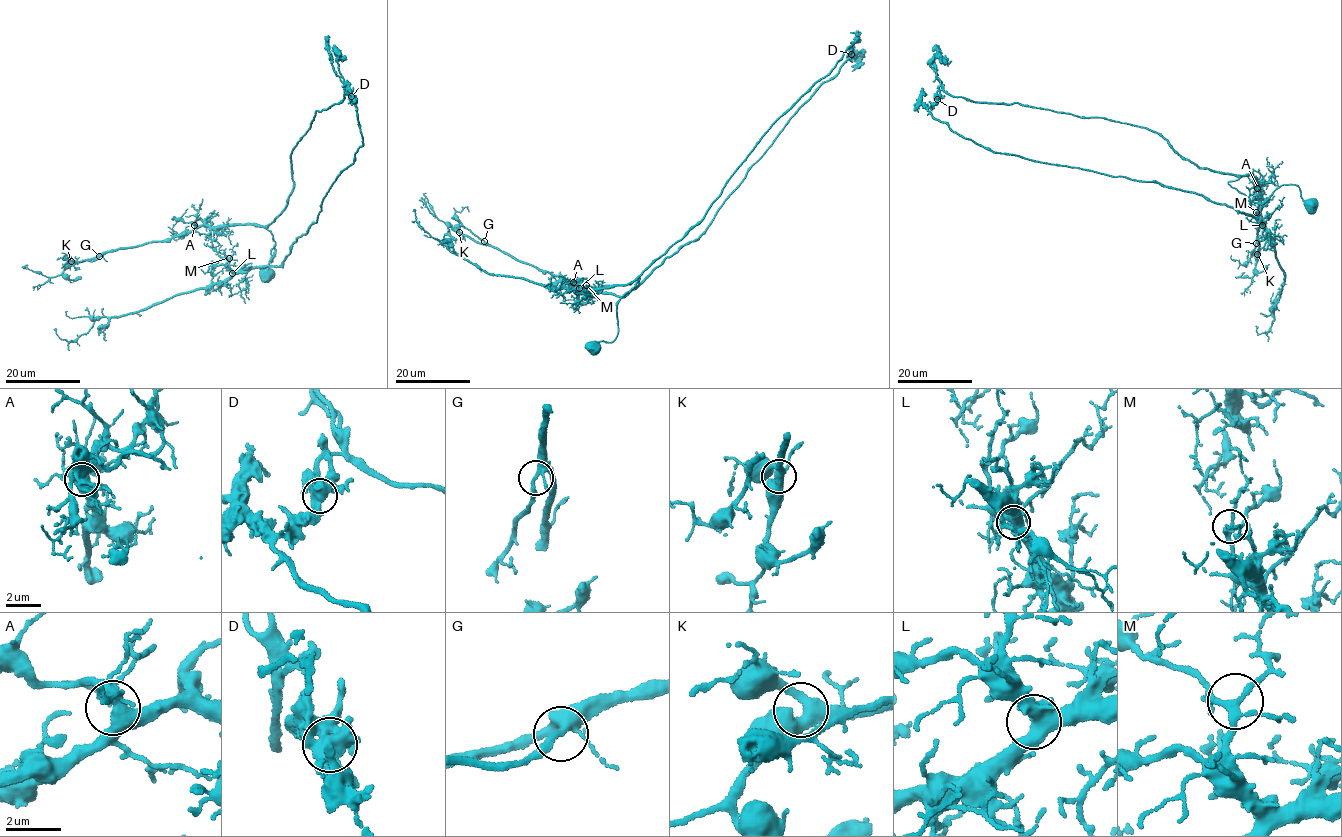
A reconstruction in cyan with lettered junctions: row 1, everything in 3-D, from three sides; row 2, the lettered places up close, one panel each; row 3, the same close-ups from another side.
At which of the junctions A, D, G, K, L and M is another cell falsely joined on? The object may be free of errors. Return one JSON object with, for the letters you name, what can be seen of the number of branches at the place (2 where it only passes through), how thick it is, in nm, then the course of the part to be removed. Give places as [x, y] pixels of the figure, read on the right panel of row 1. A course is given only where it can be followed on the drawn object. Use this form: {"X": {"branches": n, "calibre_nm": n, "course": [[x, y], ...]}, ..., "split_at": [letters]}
{"D": {"branches": 4, "calibre_nm": 550, "course": [[937, 99], [933, 116], [993, 151], [1160, 183], [1264, 224], [1284, 283], [1268, 330], [1258, 334], [1255, 326]]}, "split_at": ["D"]}

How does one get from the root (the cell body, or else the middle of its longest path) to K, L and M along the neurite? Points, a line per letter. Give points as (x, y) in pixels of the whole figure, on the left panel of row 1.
K: (267, 272), (275, 243), (271, 231), (252, 224), (203, 225), (170, 238), (71, 261)
L: (267, 272), (291, 150), (347, 86), (363, 142), (318, 220), (279, 266), (232, 273)
M: (267, 272), (291, 150), (347, 86), (363, 142), (318, 220), (279, 266), (235, 271), (229, 258)

